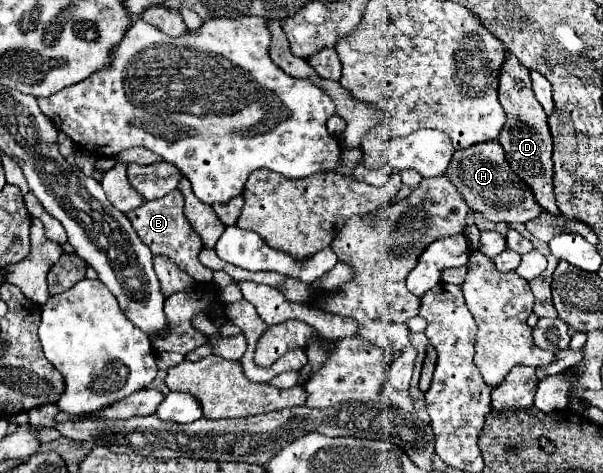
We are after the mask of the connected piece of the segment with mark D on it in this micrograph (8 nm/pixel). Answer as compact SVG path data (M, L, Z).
M507 53L505 63L499 71L499 103L507 113L507 121L501 129L499 143L505 149L505 155L513 167L513 171L533 189L537 203L549 213L559 213L553 193L553 161L551 161L551 133L547 125L547 115L543 107L537 103L531 89L529 69L523 67L515 55Z

